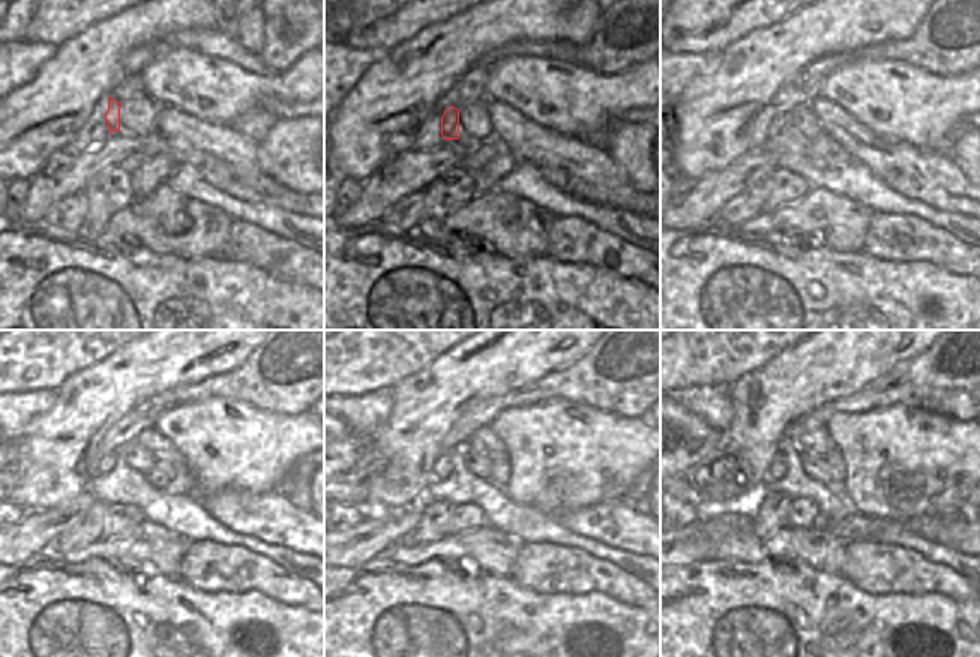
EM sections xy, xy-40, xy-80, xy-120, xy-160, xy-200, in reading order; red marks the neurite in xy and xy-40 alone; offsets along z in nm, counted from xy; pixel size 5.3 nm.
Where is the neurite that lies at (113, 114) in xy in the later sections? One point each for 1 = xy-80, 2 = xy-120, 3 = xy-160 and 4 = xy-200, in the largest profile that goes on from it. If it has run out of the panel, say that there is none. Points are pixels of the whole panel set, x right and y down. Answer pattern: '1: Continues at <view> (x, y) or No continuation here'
1: Continues at xy-80 (785, 120)
2: Continues at xy-120 (107, 462)
3: Continues at xy-160 (441, 467)
4: Continues at xy-200 (778, 468).

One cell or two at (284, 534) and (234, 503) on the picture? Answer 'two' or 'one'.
one

